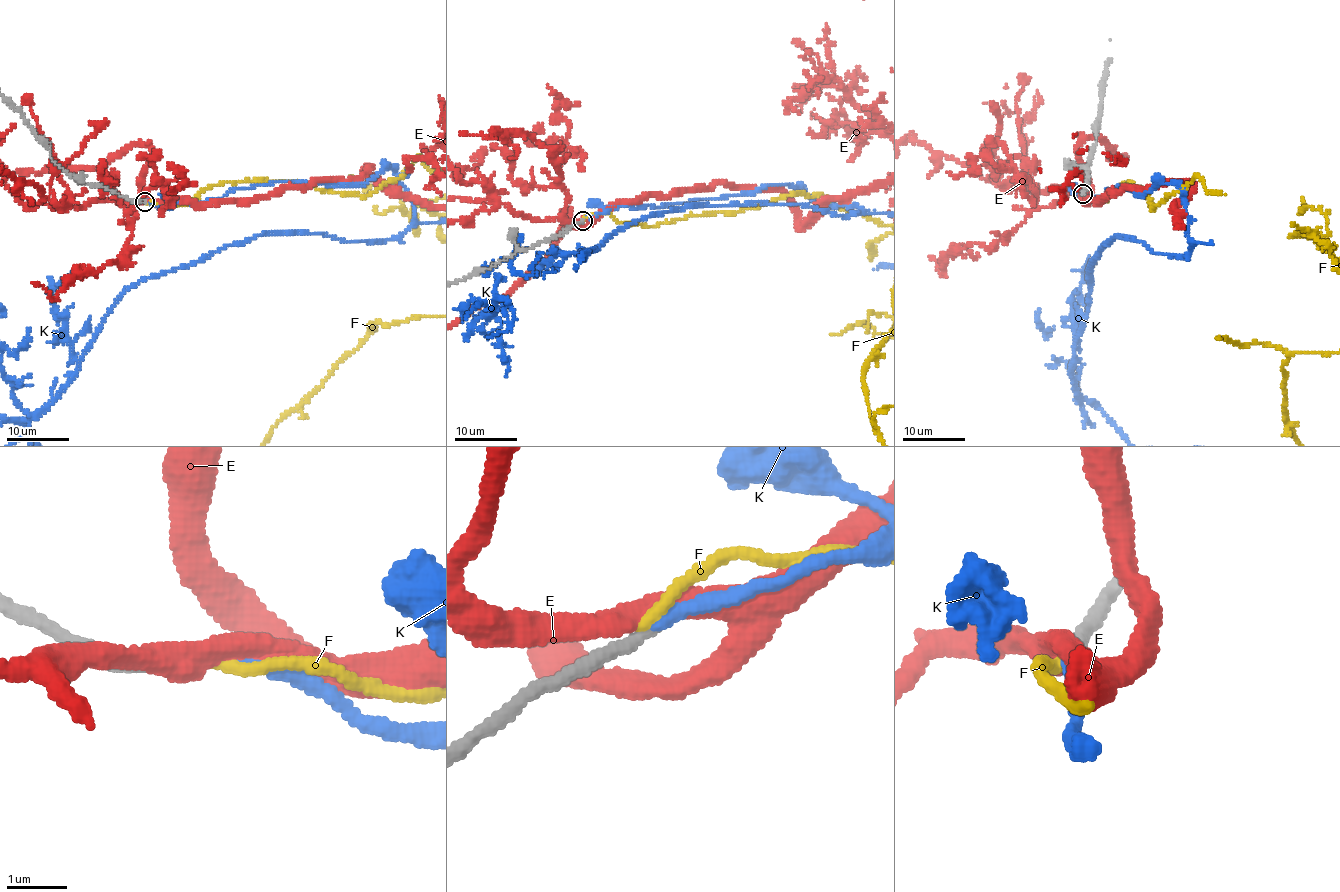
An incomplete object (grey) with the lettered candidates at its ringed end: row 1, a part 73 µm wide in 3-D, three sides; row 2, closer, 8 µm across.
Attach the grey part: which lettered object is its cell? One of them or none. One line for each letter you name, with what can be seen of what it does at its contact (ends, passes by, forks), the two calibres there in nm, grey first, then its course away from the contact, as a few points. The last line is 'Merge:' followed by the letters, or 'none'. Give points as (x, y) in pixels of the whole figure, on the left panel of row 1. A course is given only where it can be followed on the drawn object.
K: it ends | 220/200 nm
Merge: K

